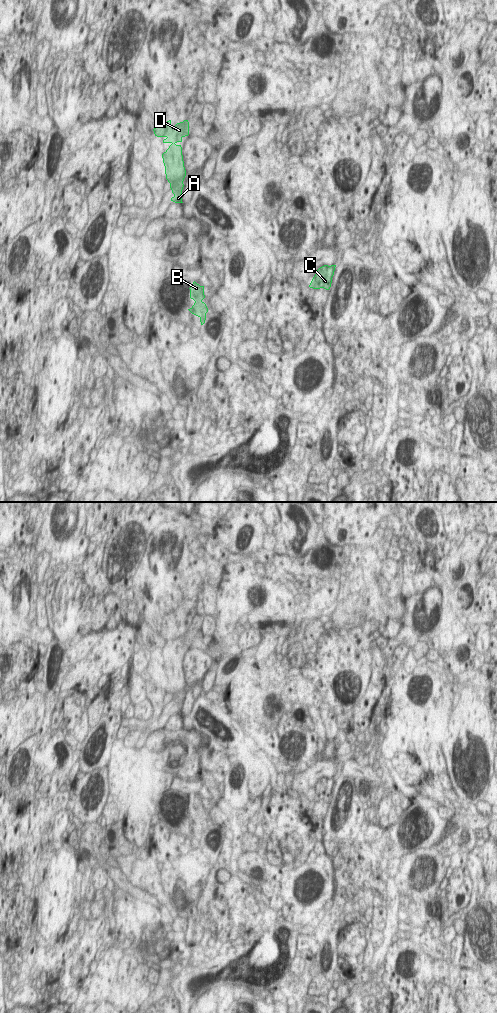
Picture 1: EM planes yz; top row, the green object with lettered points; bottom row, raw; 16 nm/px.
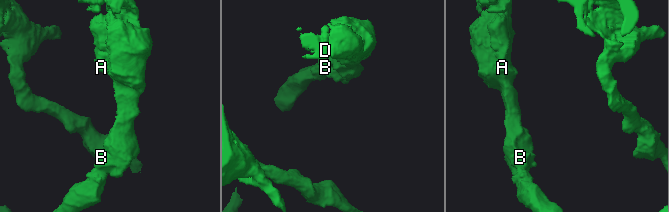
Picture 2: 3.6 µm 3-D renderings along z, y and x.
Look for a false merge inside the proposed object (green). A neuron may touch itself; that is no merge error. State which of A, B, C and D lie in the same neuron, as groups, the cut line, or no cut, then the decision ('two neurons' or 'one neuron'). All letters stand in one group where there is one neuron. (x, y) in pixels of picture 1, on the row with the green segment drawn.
groups A B C D; cut none; one neuron

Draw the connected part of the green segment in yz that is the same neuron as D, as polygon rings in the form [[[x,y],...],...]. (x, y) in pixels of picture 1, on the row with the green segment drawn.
[[[169,120],[165,124],[154,128],[153,131],[155,136],[165,138],[163,143],[171,144],[162,154],[166,179],[170,183],[170,188],[174,194],[171,201],[183,203],[181,194],[184,187],[183,181],[186,176],[186,170],[184,167],[182,147],[176,143],[182,142],[182,138],[189,135],[189,122],[188,120],[184,120],[172,126],[171,120]]]

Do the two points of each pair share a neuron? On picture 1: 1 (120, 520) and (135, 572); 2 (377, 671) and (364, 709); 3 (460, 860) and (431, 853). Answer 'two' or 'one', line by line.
1: two
2: one
3: two

